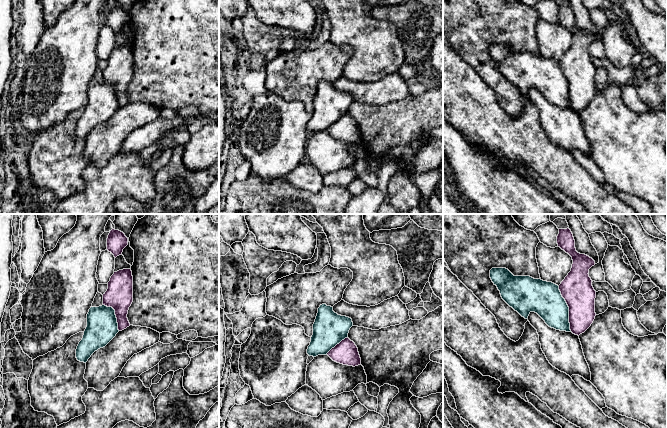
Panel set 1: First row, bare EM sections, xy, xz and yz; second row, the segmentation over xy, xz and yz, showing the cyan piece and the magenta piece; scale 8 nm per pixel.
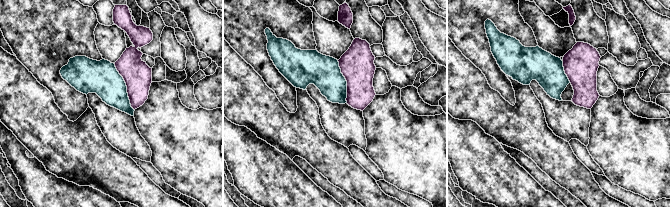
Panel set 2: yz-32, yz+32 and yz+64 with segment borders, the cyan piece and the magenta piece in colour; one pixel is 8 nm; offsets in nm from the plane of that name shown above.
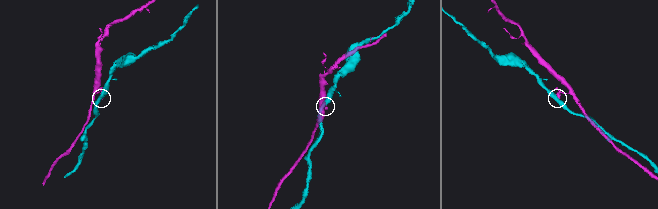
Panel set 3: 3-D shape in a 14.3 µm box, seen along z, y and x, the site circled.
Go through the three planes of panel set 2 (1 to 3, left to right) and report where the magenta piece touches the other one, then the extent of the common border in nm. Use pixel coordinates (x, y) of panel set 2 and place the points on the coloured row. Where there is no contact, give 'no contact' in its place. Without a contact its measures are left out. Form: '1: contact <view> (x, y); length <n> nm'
1: contact yz-32 (126, 87); length 420 nm
2: contact yz+32 (346, 81); length 360 nm
3: contact yz+64 (564, 72); length 190 nm

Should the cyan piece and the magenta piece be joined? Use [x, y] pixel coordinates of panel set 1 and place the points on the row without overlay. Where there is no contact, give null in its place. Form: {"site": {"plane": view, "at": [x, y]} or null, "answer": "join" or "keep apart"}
{"site": {"plane": "yz", "at": [568, 85]}, "answer": "keep apart"}

